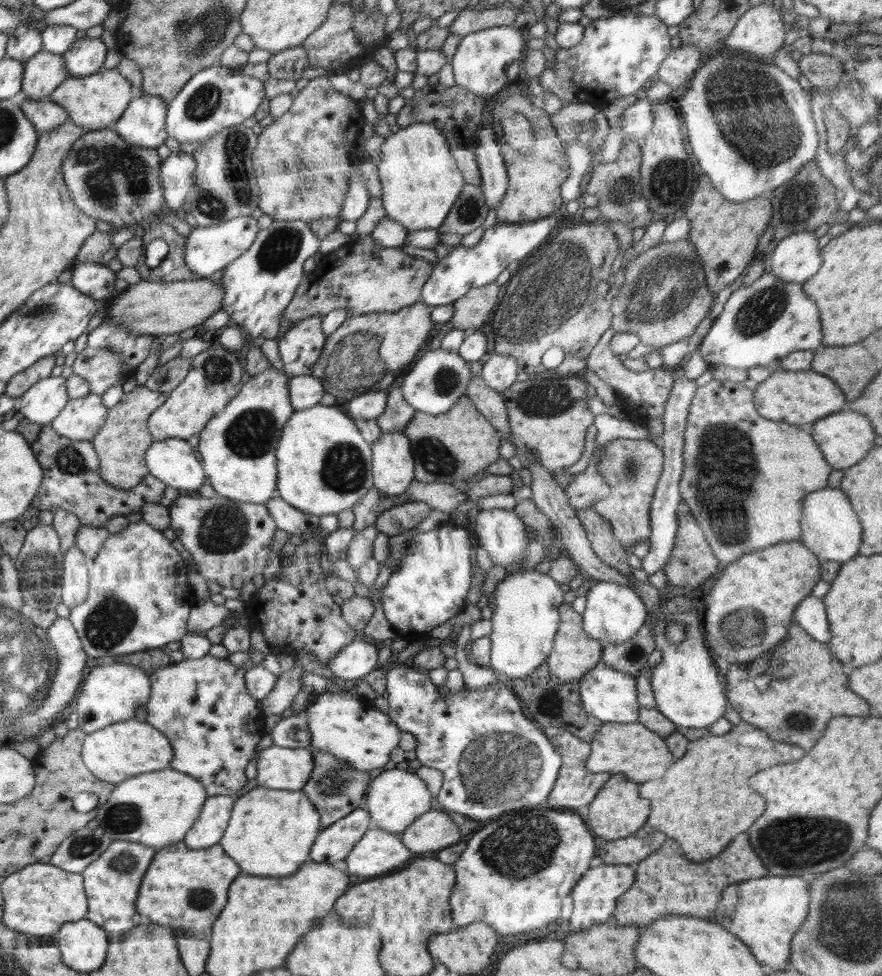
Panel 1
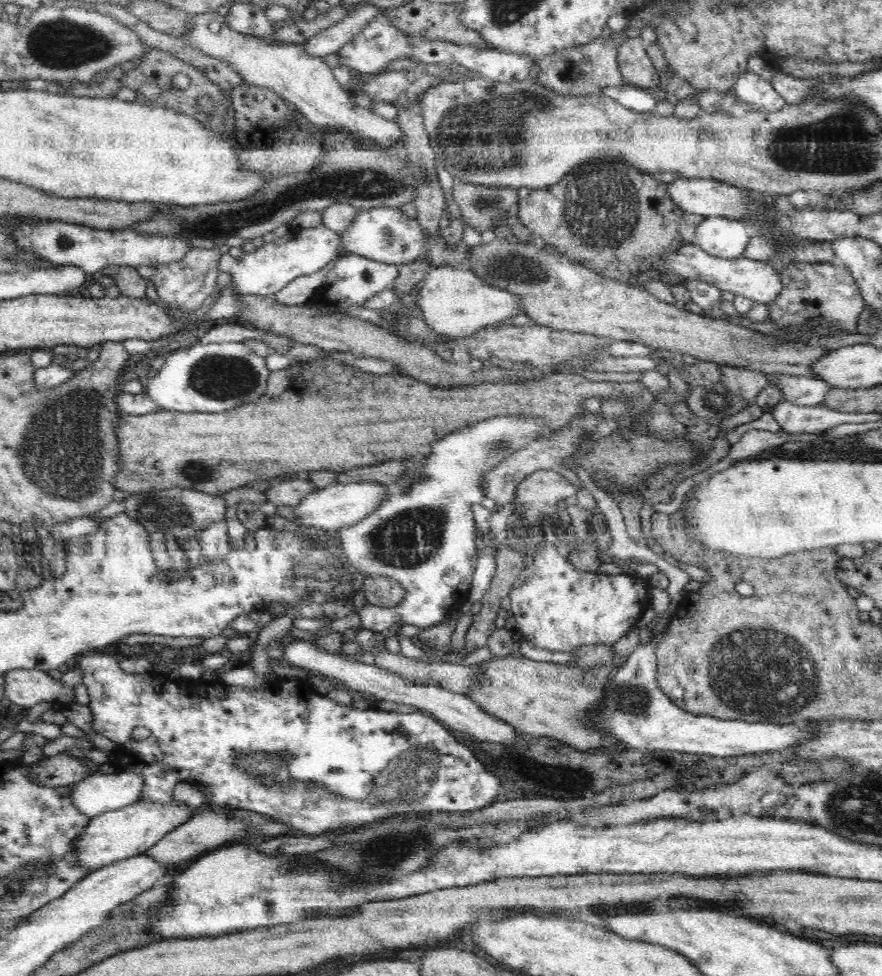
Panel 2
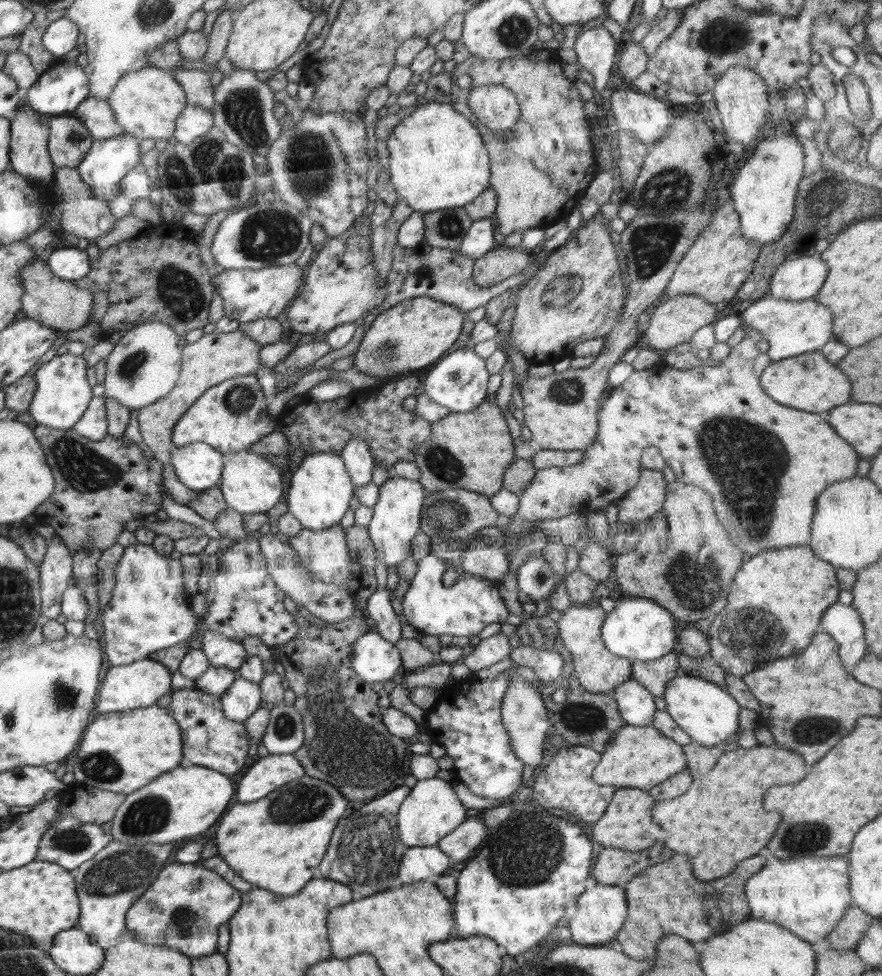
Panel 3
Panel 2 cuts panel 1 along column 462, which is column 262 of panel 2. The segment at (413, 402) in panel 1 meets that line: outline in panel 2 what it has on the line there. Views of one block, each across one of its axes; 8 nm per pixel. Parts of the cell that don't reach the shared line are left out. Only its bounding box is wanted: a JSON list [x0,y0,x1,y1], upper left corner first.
[144,342,269,412]

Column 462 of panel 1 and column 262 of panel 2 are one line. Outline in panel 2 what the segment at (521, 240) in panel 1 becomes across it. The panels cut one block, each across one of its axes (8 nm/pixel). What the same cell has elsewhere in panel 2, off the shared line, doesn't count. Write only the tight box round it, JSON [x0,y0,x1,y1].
[224,225,342,296]

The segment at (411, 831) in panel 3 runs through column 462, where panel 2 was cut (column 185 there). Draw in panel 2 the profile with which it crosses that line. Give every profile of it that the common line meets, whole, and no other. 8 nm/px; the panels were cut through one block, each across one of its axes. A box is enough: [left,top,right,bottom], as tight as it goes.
[73,798,201,871]

